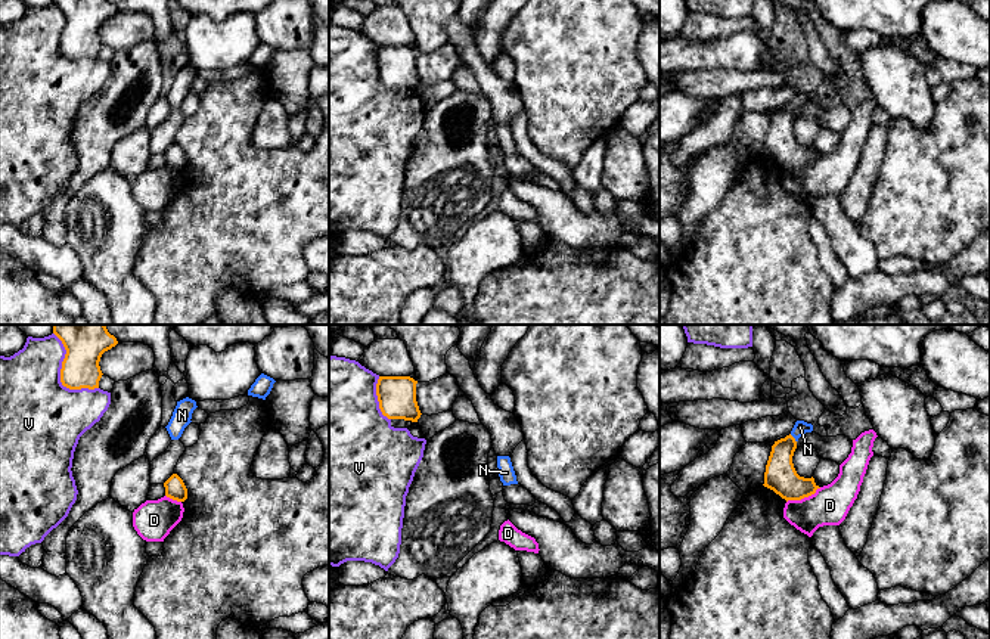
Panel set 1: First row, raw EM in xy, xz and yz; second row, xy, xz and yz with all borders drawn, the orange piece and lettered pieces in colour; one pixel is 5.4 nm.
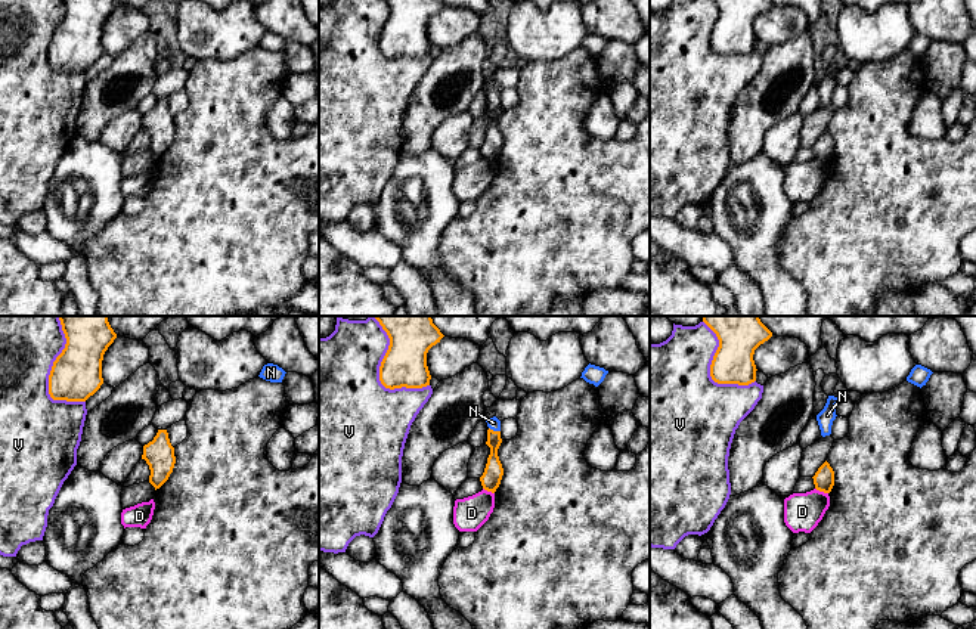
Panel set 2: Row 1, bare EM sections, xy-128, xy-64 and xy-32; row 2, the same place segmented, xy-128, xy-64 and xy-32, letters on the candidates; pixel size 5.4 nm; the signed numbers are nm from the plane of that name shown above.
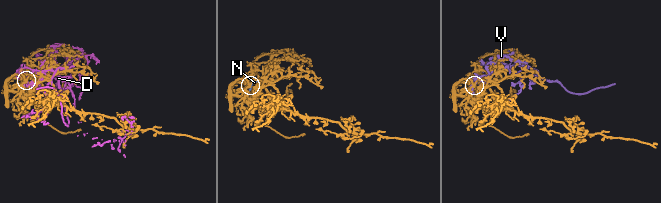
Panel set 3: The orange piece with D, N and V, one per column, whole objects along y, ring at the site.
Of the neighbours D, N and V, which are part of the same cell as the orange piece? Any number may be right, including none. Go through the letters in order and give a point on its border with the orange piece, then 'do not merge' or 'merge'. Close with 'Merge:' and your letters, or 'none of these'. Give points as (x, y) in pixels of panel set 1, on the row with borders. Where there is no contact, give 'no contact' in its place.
D: yz (803, 498) | do not merge
N: yz (794, 439) | merge
V: xy (61, 377) | do not merge
Merge: N

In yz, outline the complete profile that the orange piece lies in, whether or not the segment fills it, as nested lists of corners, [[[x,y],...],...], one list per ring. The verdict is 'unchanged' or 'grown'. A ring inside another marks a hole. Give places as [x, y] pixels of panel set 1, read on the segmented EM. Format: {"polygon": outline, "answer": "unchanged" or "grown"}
{"polygon": [[[797,421],[791,434],[775,441],[766,465],[764,487],[773,490],[782,499],[801,500],[816,493],[820,488],[814,478],[800,477],[794,468],[792,456],[797,449],[798,438],[811,432],[813,425],[804,421]]], "answer": "grown"}

